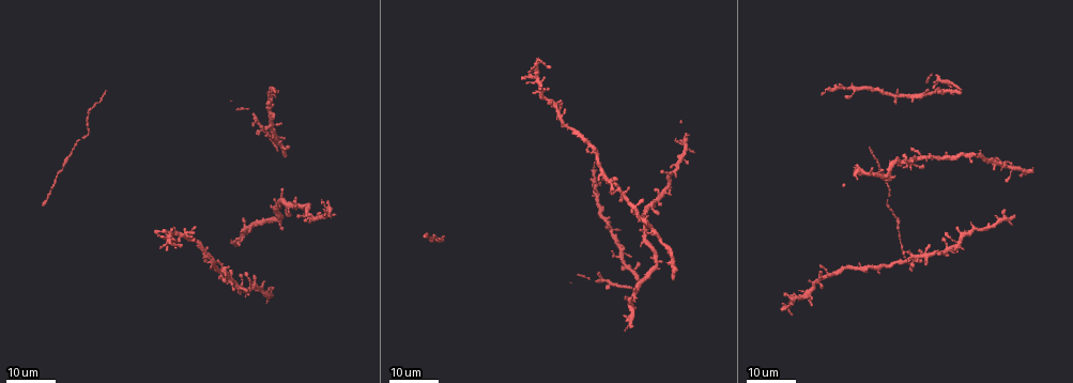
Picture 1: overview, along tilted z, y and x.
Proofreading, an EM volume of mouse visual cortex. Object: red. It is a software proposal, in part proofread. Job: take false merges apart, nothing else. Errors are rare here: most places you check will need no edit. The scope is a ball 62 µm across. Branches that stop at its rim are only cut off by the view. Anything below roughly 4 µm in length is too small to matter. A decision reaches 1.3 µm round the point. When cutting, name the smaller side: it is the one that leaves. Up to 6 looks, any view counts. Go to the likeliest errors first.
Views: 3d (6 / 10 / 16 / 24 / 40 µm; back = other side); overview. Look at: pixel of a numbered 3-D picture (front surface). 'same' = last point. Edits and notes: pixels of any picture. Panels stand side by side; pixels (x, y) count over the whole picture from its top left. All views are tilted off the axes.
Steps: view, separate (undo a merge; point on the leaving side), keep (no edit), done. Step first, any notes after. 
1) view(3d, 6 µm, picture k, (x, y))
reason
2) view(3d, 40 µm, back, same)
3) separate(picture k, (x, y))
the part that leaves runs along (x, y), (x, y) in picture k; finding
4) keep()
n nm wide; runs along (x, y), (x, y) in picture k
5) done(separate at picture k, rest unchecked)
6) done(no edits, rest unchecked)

view(3d, 24 µm, picture 1, (616, 245))
looks like a crossing

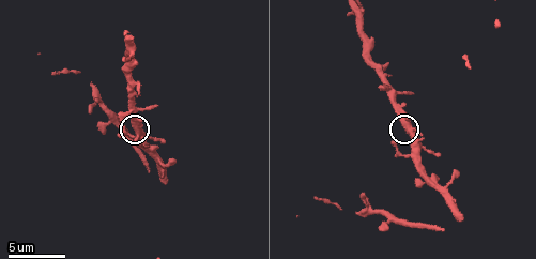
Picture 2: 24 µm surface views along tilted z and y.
view(3d, 6 µm, picture 2, (408, 127))

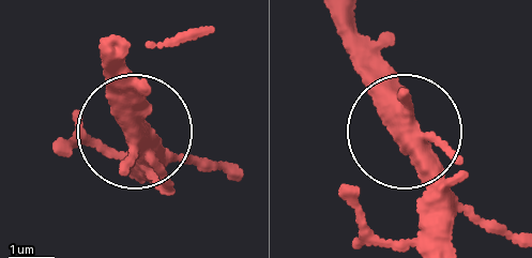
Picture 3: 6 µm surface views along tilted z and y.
keep()
400 nm wide; all the same neuron

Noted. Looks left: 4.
view(3d, 24 µm, picture 1, (979, 153))

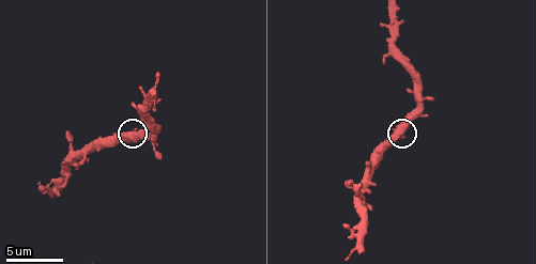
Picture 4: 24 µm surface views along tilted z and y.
view(3d, 6 µm, picture 4, (405, 137))

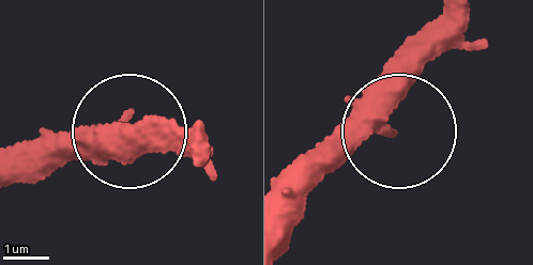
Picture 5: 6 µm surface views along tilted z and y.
keep()
runs along (131, 115), (30, 182) in picture 5; continuous, no second neuron

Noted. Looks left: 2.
view(3d, 24 µm, picture 1, (176, 233))
a narrow waist

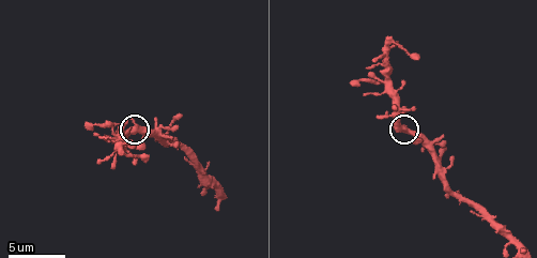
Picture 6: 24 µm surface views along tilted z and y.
view(3d, 6 µm, picture 6, (140, 132))

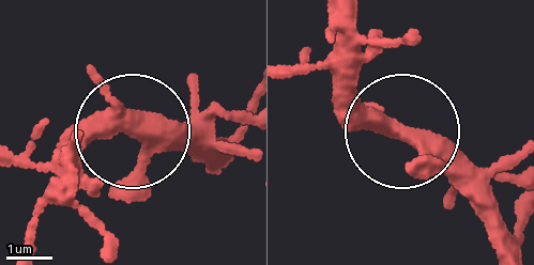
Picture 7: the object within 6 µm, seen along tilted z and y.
keep()
360 nm wide; runs along (498, 245), (449, 178), (352, 109), (331, 75) in picture 7; all the same neuron

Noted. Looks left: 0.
done(no edits, rest unchecked)

